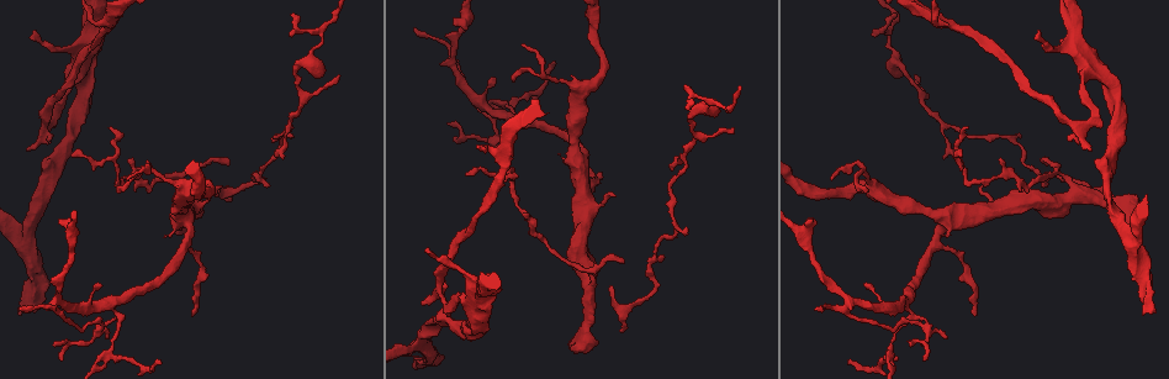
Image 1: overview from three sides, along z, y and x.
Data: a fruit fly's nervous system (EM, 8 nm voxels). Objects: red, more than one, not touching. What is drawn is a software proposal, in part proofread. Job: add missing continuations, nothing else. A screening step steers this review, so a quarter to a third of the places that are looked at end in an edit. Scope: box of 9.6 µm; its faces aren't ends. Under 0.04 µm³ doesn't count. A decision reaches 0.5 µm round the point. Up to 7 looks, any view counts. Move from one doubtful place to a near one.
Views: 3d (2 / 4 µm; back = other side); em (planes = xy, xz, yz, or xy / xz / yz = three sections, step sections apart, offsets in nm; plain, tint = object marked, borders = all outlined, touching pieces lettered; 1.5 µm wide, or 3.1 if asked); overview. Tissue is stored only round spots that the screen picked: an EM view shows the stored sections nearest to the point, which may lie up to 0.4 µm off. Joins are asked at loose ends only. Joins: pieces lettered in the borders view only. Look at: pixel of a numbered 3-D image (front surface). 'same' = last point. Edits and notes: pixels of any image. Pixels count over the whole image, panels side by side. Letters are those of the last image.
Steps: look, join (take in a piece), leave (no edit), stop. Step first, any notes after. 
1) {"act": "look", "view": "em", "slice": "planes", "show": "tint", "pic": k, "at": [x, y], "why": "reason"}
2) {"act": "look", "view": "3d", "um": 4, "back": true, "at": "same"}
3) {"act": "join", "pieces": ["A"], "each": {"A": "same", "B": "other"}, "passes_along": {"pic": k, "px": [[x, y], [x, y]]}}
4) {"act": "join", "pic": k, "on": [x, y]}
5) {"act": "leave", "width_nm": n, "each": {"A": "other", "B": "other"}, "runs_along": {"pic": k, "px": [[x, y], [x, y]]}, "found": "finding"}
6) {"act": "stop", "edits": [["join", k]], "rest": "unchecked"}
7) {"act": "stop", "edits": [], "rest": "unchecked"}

{"act": "look", "view": "em", "slice": "planes", "show": "tint", "pic": 1, "at": [1145, 314], "why": "an open end"}

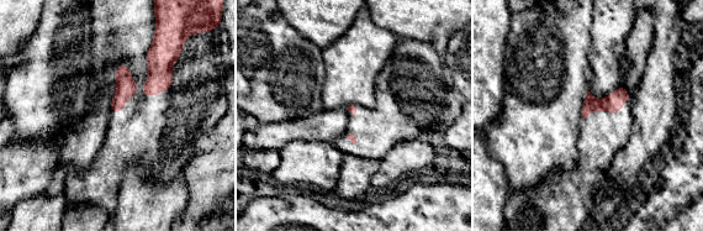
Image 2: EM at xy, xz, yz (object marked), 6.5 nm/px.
{"act": "look", "view": "em", "slice": "planes", "show": "borders", "at": "same"}

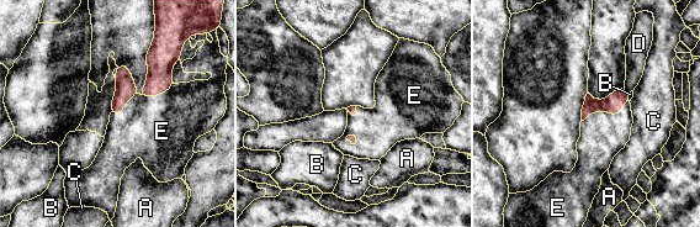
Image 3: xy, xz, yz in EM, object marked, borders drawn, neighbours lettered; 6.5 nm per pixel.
{"act": "join", "pic": 3, "on": [602, 137], "each": {"A": "other", "B": "other", "C": "other", "D": "other", "E": "same"}, "found": "it goes on there"}

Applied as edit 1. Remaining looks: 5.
{"act": "look", "view": "overview", "why": "redraw"}

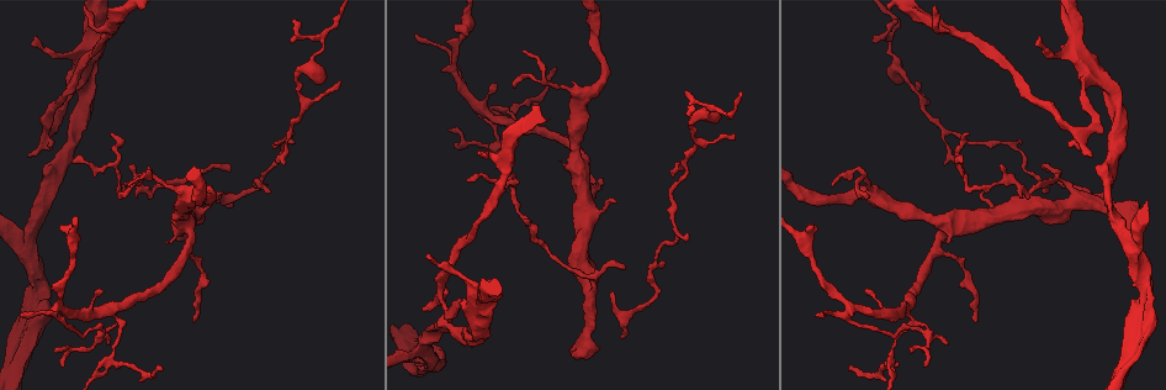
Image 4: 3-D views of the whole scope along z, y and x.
{"act": "look", "view": "3d", "um": 4, "pic": 4, "at": [457, 142]}

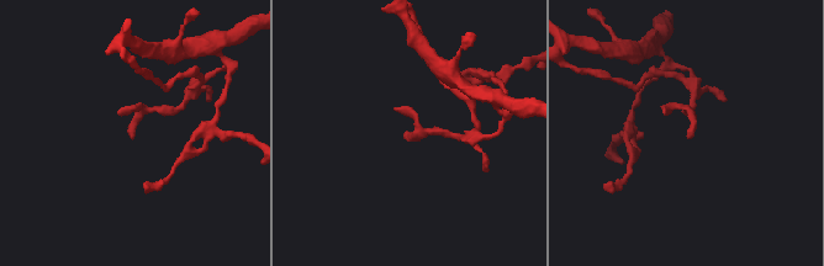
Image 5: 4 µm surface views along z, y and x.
{"act": "look", "view": "em", "slice": "planes", "show": "borders", "pic": 5, "at": [132, 137]}

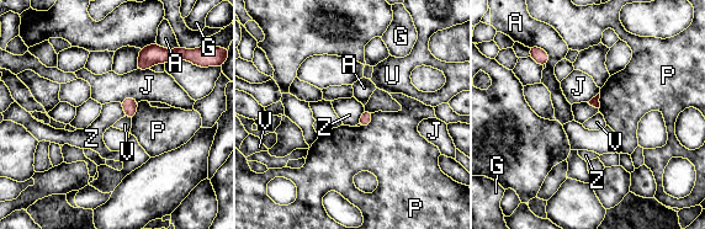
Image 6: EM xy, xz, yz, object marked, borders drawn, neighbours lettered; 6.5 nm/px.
{"act": "leave", "longest_contact_nm": ["A", 160], "each": {"A": "other", "G": "other", "J": "other", "P": "other", "U": "other", "V": "other", "Z": "other"}, "found": "none of them fits"}

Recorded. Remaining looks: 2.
{"act": "look", "view": "em", "slice": "xy", "step": 4, "show": "tint", "pic": 4, "at": [943, 163], "why": "tapers out"}

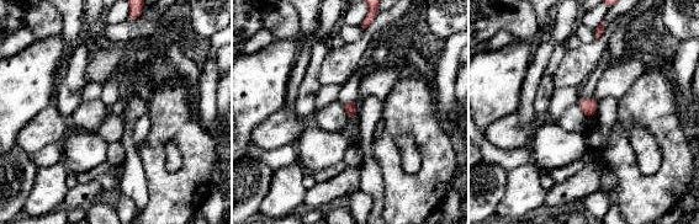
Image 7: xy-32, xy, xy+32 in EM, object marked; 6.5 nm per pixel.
{"act": "look", "view": "em", "slice": "planes", "show": "borders", "at": "same", "why": "another direction"}

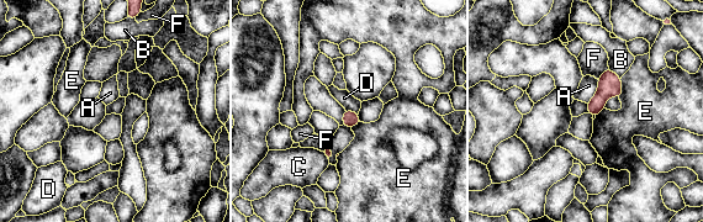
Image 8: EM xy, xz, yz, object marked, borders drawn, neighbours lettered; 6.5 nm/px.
{"act": "leave", "each": {"A": "other", "B": "other", "C": "other", "D": "other", "E": "other", "F": "other"}, "border": {"pic": 8, "px": [[345, 109], [358, 114]]}, "found": "no lettered piece goes on from it"}

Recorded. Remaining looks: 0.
{"act": "stop", "edits": [["join", 3]], "rest": "unchecked"}

